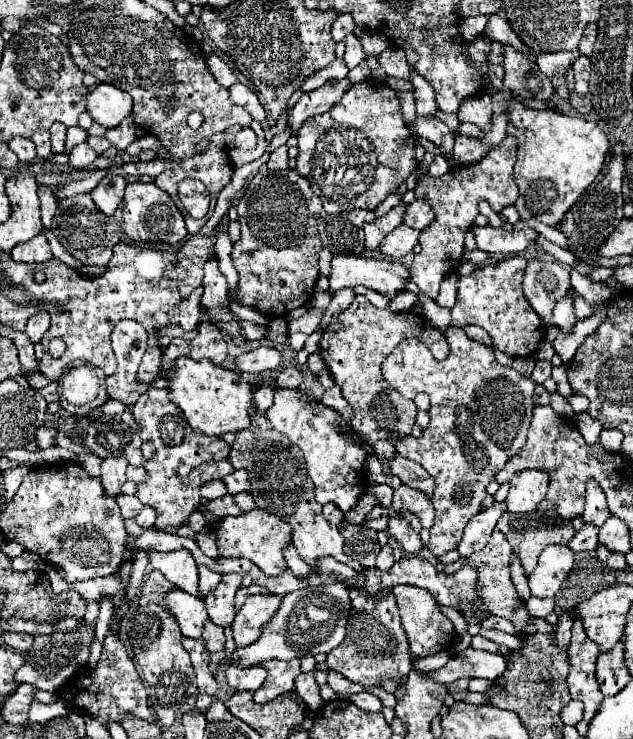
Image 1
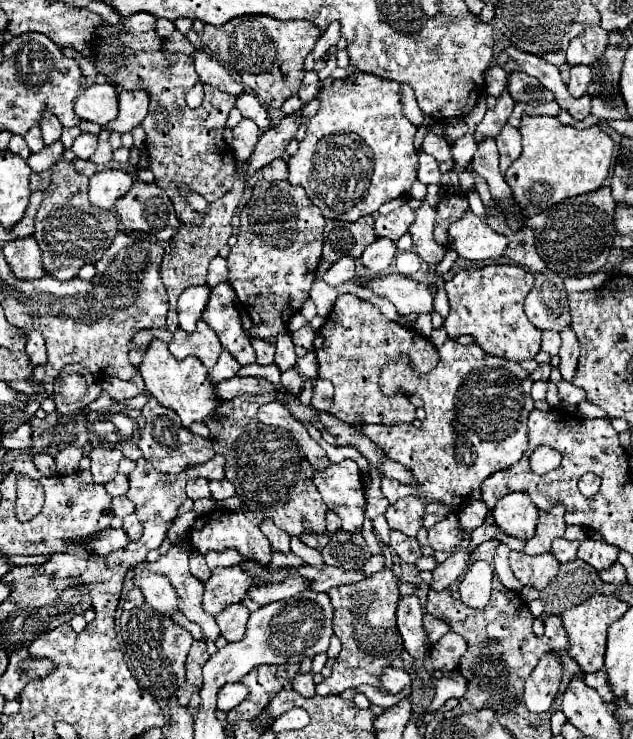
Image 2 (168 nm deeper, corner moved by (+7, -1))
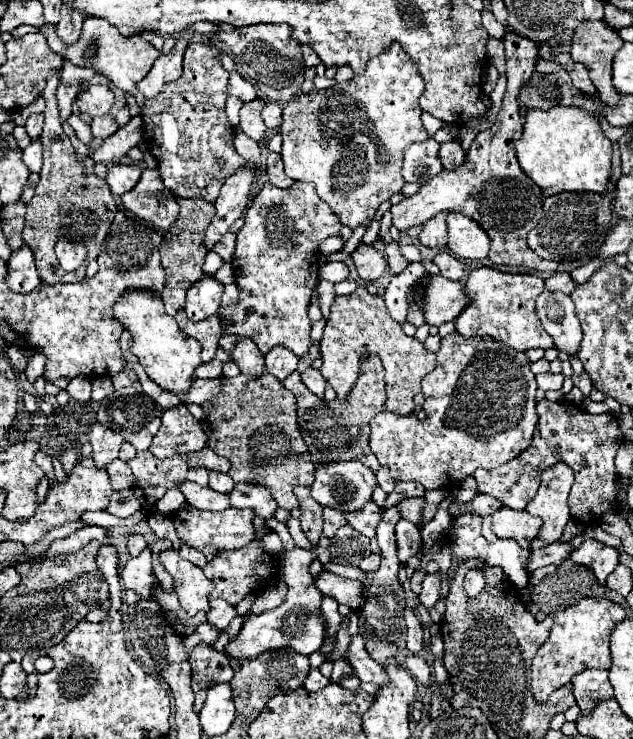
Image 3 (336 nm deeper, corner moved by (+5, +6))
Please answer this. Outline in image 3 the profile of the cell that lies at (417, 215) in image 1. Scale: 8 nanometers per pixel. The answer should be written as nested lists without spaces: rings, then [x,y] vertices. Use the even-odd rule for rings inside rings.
[[[444,249],[438,251],[438,255],[434,255],[432,261],[440,267],[440,273],[444,277],[448,277],[452,281],[458,281],[464,277],[464,265],[456,257],[452,257],[448,251],[444,251]]]

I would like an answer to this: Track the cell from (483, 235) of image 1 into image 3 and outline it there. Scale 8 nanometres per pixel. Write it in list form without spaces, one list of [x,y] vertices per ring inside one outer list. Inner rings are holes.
[[[450,213],[446,217],[446,225],[448,225],[448,237],[458,239],[454,243],[452,241],[446,243],[446,247],[452,251],[452,255],[466,257],[466,259],[486,259],[488,257],[490,239],[482,231],[482,227],[478,227],[478,223],[474,223],[474,219],[470,219],[462,213]]]

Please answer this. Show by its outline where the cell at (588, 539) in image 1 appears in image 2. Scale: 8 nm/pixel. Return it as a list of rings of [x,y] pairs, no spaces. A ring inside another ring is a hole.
[[[558,538],[552,542],[552,554],[554,558],[558,560],[558,564],[566,564],[566,562],[572,562],[576,558],[576,550],[578,550],[578,544],[580,542],[570,542],[566,538]]]

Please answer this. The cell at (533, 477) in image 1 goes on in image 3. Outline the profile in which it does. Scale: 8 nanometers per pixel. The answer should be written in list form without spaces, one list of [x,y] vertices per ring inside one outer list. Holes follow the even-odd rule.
[[[500,507],[492,513],[492,529],[502,539],[516,539],[522,547],[528,547],[528,541],[538,535],[542,521],[532,517],[524,509],[516,511],[510,507]]]

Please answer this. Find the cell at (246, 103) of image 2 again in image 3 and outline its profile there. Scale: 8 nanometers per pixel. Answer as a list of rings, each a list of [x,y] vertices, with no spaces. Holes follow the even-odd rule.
[[[266,101],[262,107],[262,119],[264,119],[266,127],[270,127],[270,129],[280,127],[282,125],[282,109],[278,107],[278,103]]]

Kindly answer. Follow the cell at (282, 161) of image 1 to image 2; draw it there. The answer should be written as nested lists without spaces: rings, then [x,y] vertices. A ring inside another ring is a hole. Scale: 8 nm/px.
[[[276,158],[276,160],[272,160],[268,166],[264,166],[262,174],[264,174],[264,180],[268,180],[268,182],[274,182],[274,180],[286,180],[286,178],[288,178],[286,162],[284,162],[282,158]]]

